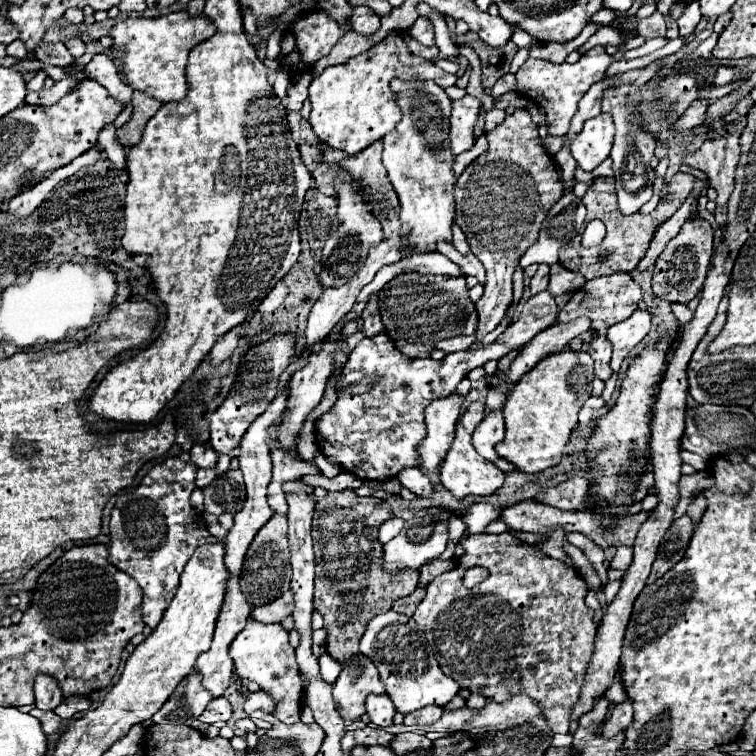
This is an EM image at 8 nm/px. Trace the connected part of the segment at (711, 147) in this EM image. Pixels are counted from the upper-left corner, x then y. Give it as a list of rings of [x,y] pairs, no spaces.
[[[739,133],[707,139],[701,149],[685,157],[685,165],[705,171],[711,187],[719,193],[715,219],[727,217],[727,199],[733,191],[733,171],[739,161]]]

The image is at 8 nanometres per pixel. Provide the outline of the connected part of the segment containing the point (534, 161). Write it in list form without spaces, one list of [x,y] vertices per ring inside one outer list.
[[[515,109],[515,113],[507,115],[501,125],[487,133],[487,139],[489,149],[461,173],[453,189],[457,203],[455,221],[465,233],[473,255],[487,271],[485,293],[475,303],[479,315],[479,327],[475,331],[477,341],[503,321],[513,299],[513,271],[519,267],[521,255],[537,241],[541,221],[563,195],[555,161],[537,143],[537,125],[525,109]]]

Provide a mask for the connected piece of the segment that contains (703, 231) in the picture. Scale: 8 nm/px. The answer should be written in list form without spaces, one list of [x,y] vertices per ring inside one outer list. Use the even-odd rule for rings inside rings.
[[[695,215],[687,219],[681,231],[667,243],[665,251],[659,255],[653,269],[653,293],[665,301],[689,303],[697,297],[701,283],[705,279],[705,271],[709,267],[709,259],[713,253],[713,229],[709,221]]]

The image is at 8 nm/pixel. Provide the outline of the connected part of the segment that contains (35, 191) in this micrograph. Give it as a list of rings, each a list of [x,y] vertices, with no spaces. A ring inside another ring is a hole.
[[[93,147],[93,149],[85,151],[83,155],[79,155],[79,157],[74,159],[71,163],[53,171],[47,179],[39,181],[37,185],[29,187],[27,191],[15,195],[15,197],[9,201],[9,205],[7,205],[9,209],[7,209],[7,211],[9,211],[11,215],[15,215],[15,217],[27,217],[27,215],[31,215],[39,205],[42,205],[42,203],[50,197],[53,188],[55,188],[60,181],[74,175],[81,168],[85,167],[85,165],[95,163],[97,159],[99,159],[99,147]]]

